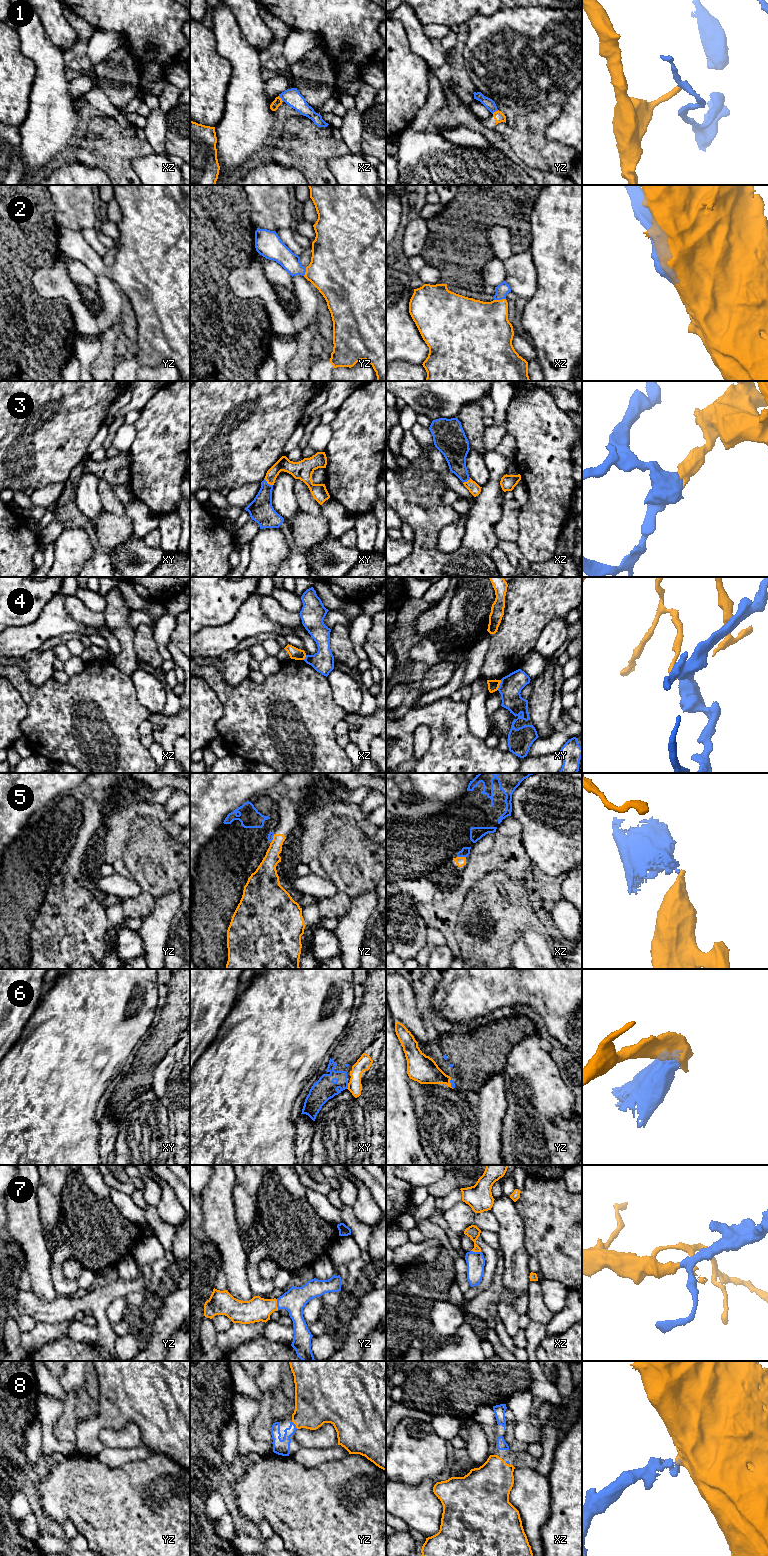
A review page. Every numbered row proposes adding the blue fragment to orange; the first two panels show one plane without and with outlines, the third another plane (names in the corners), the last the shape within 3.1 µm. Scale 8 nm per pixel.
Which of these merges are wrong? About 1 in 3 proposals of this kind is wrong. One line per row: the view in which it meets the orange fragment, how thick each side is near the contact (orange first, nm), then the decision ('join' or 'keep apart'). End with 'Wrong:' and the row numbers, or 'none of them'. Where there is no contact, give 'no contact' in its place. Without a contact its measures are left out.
1: xz | 70/140 nm | keep apart
2: xz | 400/100 nm | join
3: xy | 110/190 nm | join
4: xy | 90/180 nm | keep apart
5: xz | 80/70 nm | keep apart
6: xy | 120/180 nm | keep apart
7: yz | 200/190 nm | join
8: yz | 360/130 nm | join
Wrong: 1, 4, 5, 6

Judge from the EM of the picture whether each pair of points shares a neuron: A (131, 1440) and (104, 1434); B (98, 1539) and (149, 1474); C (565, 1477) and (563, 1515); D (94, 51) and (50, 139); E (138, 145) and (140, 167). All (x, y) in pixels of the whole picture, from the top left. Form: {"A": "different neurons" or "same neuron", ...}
{"A": "same neuron", "B": "same neuron", "C": "same neuron", "D": "different neurons", "E": "different neurons"}

